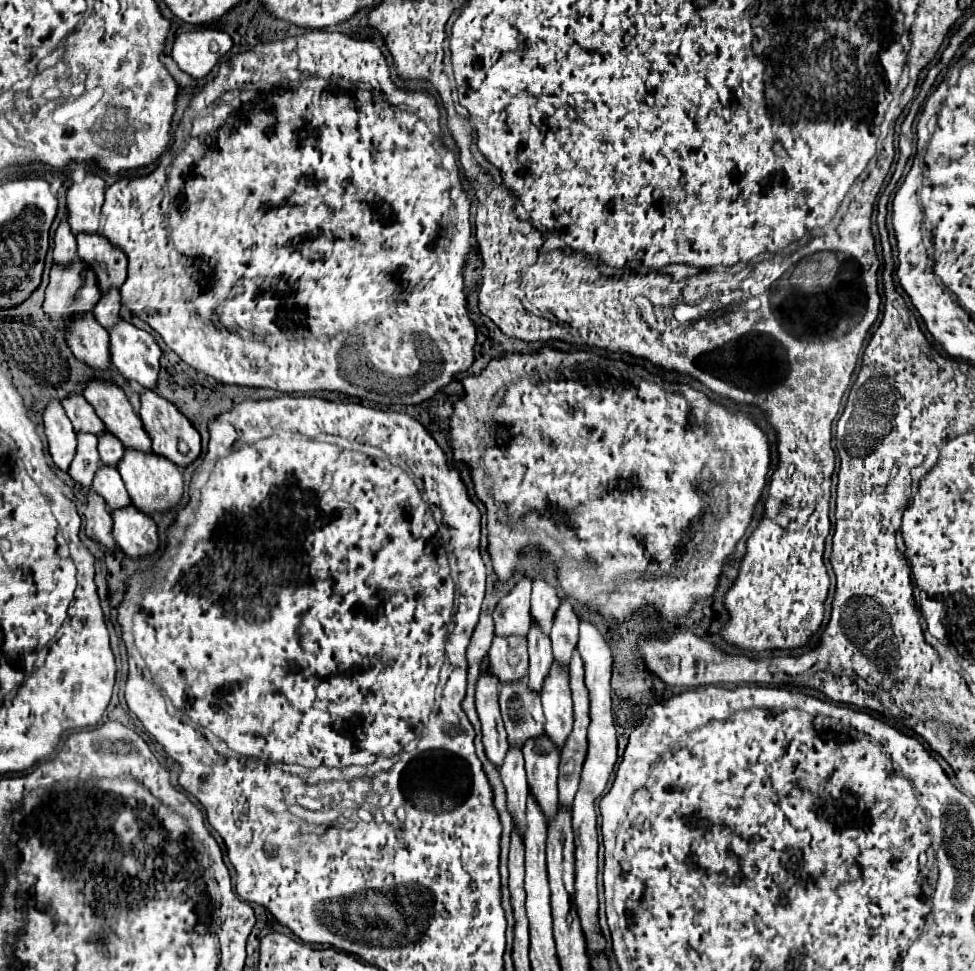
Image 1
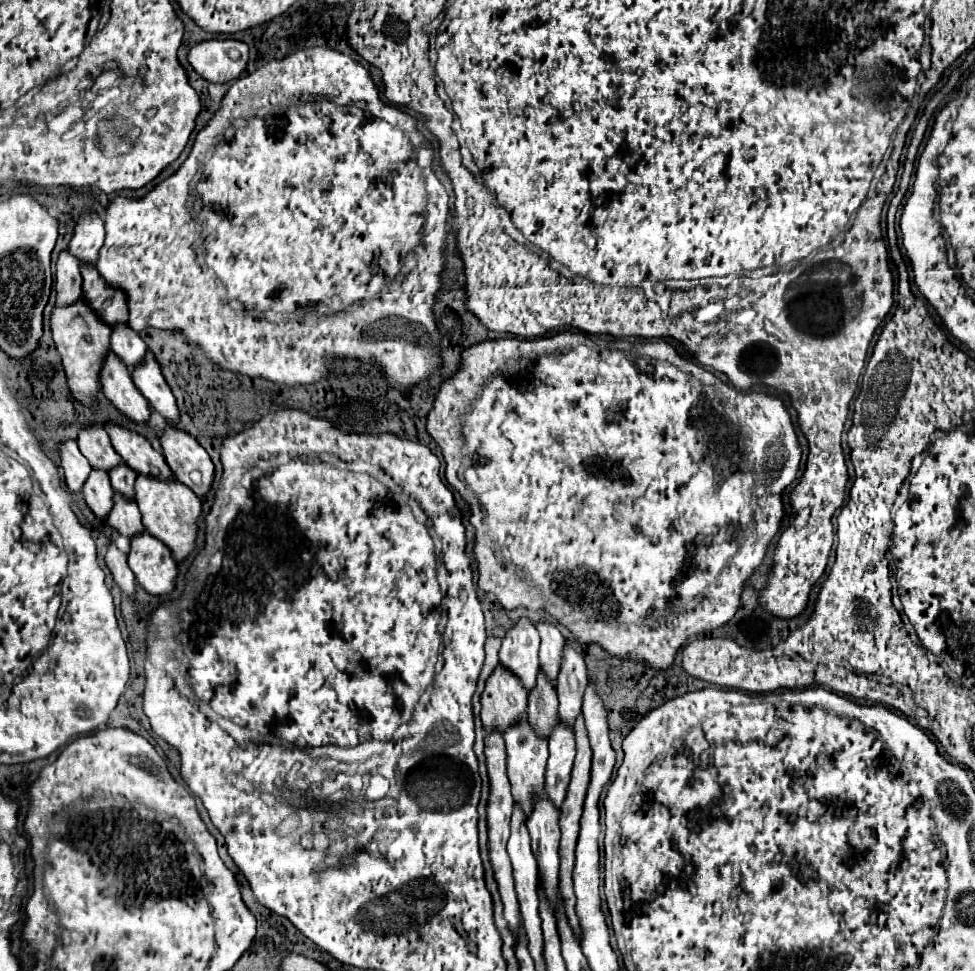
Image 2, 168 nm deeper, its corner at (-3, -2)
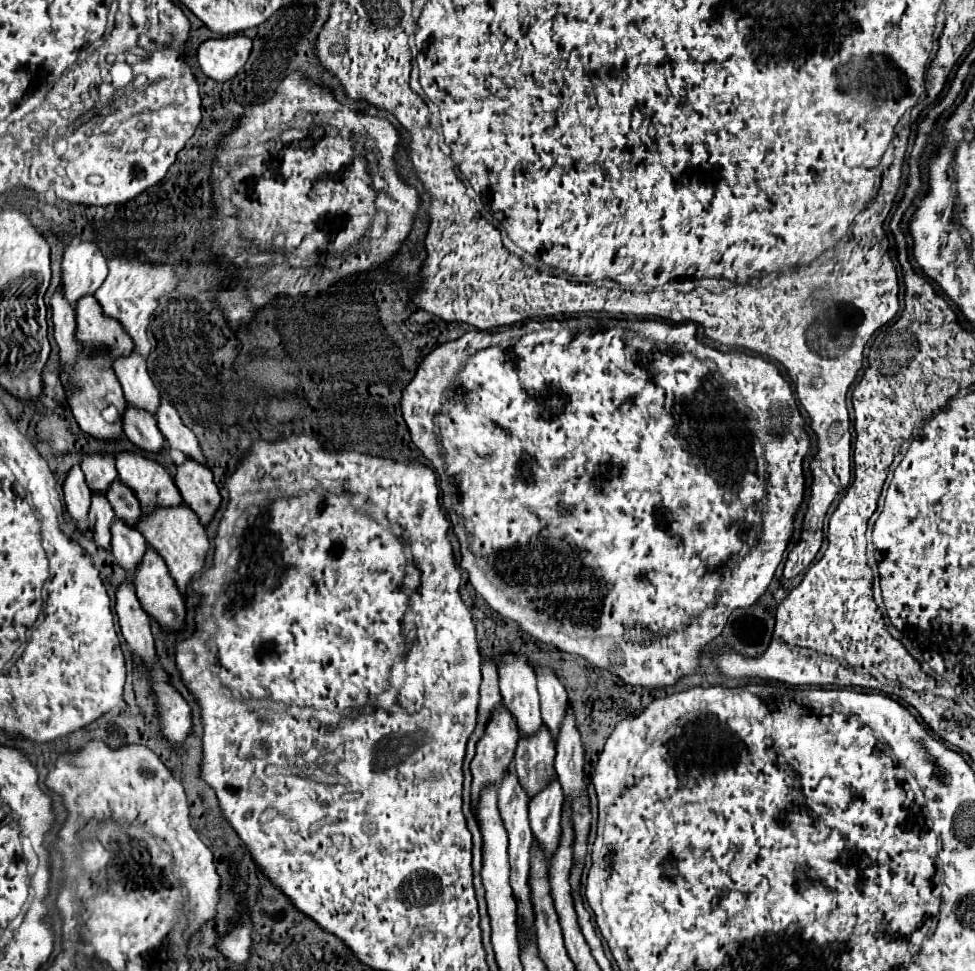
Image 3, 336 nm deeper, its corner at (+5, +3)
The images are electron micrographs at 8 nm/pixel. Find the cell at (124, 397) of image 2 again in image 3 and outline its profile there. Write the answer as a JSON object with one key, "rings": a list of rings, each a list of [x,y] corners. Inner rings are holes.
{"rings":[[[135,407],[125,409],[123,421],[123,433],[143,451],[159,451],[163,447],[163,435],[157,427],[157,421],[153,415],[145,415],[145,411],[137,411]]]}

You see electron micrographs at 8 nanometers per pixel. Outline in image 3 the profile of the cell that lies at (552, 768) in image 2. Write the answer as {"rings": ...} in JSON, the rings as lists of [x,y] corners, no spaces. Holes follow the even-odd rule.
{"rings":[[[557,777],[549,779],[549,783],[529,803],[531,831],[533,831],[533,837],[545,849],[547,857],[553,855],[559,843],[561,807],[563,807],[563,791]]]}

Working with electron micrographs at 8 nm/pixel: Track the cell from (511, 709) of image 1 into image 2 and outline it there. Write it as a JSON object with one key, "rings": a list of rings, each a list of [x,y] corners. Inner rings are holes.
{"rings":[[[529,722],[517,724],[513,732],[505,732],[505,752],[507,752],[507,776],[511,782],[511,794],[515,802],[519,804],[521,812],[525,814],[525,820],[529,820],[533,812],[533,802],[543,796],[543,774],[545,774],[545,764],[547,764],[547,740],[537,740],[533,732],[529,732]]]}

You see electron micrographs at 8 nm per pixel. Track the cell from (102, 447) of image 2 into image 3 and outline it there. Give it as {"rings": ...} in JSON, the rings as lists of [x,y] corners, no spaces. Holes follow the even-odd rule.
{"rings":[[[103,453],[83,455],[81,469],[85,473],[85,481],[87,481],[89,489],[99,491],[99,493],[105,493],[107,487],[117,479],[117,469],[115,469],[113,457],[103,455]]]}

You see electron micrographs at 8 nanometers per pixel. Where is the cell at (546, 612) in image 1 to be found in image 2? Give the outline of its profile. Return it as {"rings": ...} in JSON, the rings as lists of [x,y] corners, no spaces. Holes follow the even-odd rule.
{"rings":[[[539,622],[537,630],[541,634],[541,648],[539,648],[539,664],[541,672],[547,676],[553,688],[557,688],[557,674],[561,670],[561,660],[563,660],[563,646],[565,640],[557,626]]]}

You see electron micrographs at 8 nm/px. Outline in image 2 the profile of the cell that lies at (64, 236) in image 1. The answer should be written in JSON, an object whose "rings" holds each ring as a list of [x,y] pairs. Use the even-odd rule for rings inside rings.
{"rings":[[[61,252],[55,270],[55,290],[57,290],[57,308],[75,304],[81,298],[81,270],[77,260],[69,252]]]}

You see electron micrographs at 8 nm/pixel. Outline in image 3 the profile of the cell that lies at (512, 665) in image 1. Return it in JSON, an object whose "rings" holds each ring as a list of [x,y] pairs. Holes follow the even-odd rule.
{"rings":[[[499,701],[495,711],[491,713],[491,719],[487,721],[485,733],[483,737],[477,741],[477,749],[475,749],[475,757],[471,761],[471,773],[473,773],[473,787],[471,787],[471,797],[473,797],[473,807],[477,803],[479,791],[489,785],[489,783],[497,783],[505,769],[511,765],[513,755],[515,755],[515,747],[517,747],[517,739],[519,739],[519,731],[517,731],[517,721],[513,719],[513,715],[509,715],[509,711],[505,711],[505,705]]]}

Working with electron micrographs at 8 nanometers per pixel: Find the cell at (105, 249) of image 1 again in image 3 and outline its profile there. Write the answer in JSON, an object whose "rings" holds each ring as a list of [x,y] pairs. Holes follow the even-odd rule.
{"rings":[[[83,295],[75,305],[77,313],[77,341],[85,351],[109,347],[111,355],[129,355],[133,341],[117,319],[107,317],[93,295]]]}

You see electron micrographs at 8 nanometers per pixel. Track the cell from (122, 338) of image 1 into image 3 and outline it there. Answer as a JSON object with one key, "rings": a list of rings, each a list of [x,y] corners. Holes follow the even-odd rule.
{"rings":[[[161,399],[161,407],[157,407],[157,425],[159,425],[159,431],[165,435],[165,439],[169,441],[169,445],[173,449],[179,449],[183,451],[185,455],[189,455],[191,459],[199,461],[199,463],[205,463],[205,457],[197,445],[197,437],[193,435],[191,429],[187,429],[181,421],[181,417],[177,415],[177,409]]]}

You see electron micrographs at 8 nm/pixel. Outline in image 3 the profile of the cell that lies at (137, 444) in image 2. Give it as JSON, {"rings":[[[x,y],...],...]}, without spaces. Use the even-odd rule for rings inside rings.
{"rings":[[[121,451],[115,461],[119,479],[135,491],[145,513],[153,511],[153,507],[183,503],[173,477],[155,459],[137,451]]]}

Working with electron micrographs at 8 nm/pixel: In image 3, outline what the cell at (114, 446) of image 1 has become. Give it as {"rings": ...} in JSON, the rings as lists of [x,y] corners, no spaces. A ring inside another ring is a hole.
{"rings":[[[115,479],[113,487],[109,487],[109,491],[107,491],[107,499],[115,511],[115,517],[125,519],[129,525],[135,525],[137,517],[141,515],[141,505],[139,505],[139,499],[135,497],[133,489],[129,489],[125,483]]]}

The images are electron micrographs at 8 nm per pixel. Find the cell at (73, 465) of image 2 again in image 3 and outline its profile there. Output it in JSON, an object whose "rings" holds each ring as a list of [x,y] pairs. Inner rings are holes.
{"rings":[[[73,465],[65,477],[63,483],[63,493],[65,493],[65,505],[73,521],[77,523],[79,531],[87,531],[87,511],[89,511],[89,501],[91,501],[91,491],[85,483],[85,475],[79,465]]]}

